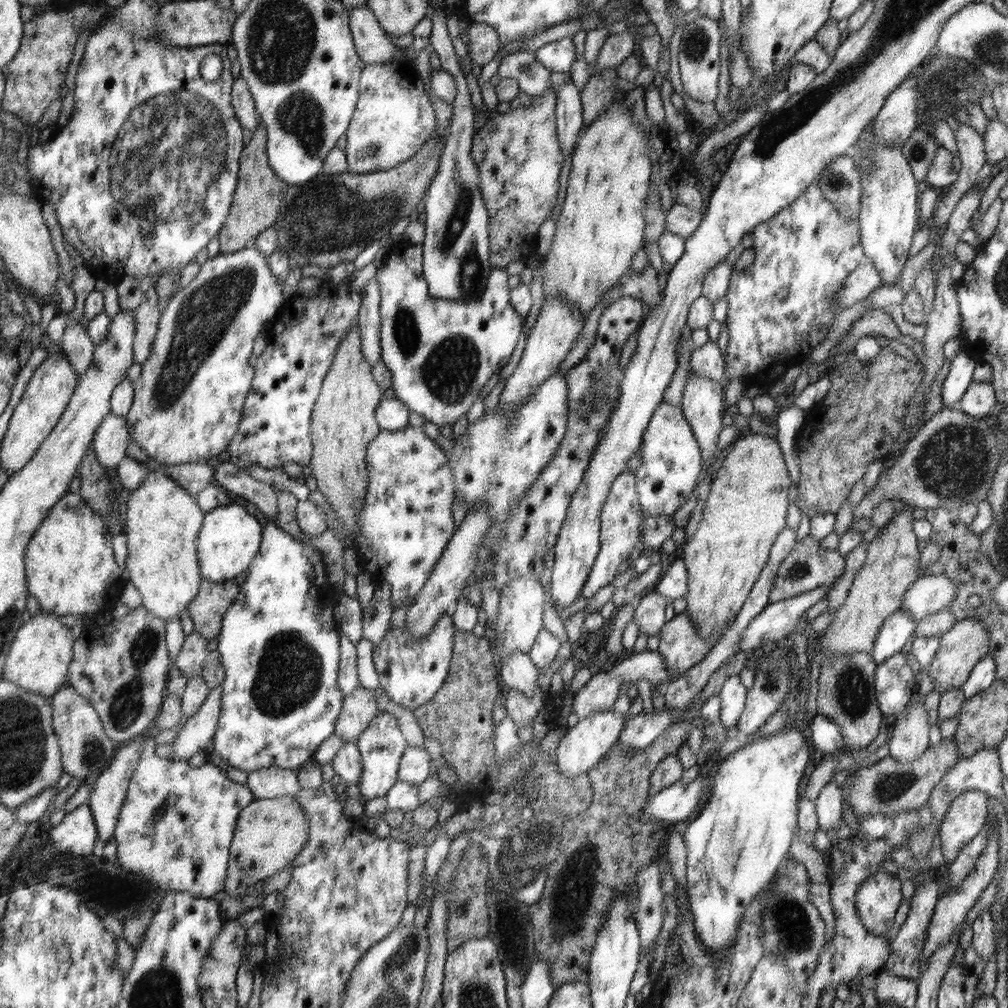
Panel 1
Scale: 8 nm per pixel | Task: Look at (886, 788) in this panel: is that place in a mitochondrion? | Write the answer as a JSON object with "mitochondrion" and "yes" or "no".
{"mitochondrion":"yes"}

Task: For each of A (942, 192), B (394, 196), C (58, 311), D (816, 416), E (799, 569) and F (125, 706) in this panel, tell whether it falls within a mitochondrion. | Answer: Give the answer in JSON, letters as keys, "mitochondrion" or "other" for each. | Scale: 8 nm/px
{"A":"other","B":"mitochondrion","C":"other","D":"other","E":"mitochondrion","F":"mitochondrion"}

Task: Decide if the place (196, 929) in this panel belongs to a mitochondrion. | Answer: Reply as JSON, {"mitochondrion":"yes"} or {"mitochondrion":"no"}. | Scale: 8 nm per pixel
{"mitochondrion":"no"}

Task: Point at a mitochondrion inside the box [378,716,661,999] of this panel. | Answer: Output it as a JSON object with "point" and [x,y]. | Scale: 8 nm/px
{"point":[524,852]}

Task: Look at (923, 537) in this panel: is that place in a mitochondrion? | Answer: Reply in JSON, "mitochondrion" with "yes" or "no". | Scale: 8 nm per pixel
{"mitochondrion":"no"}

